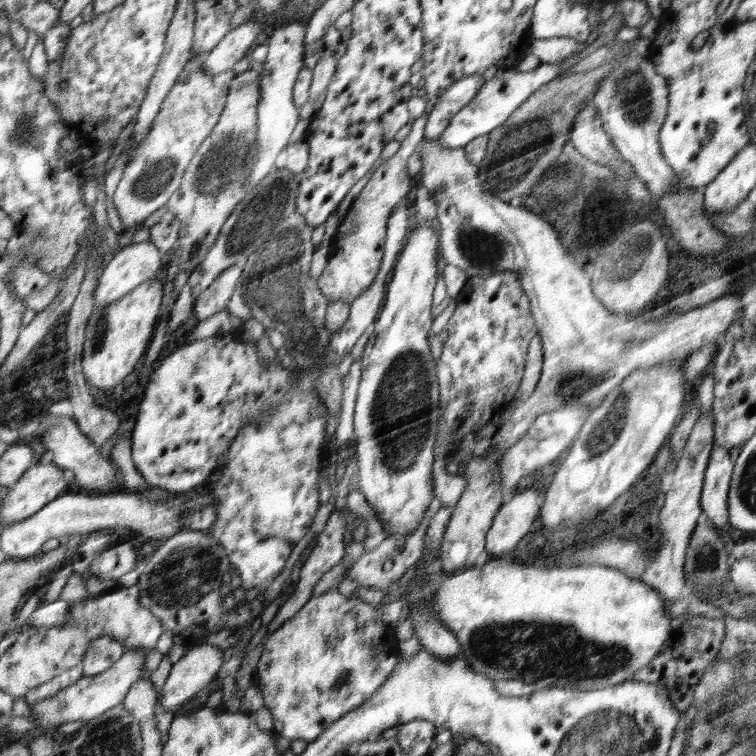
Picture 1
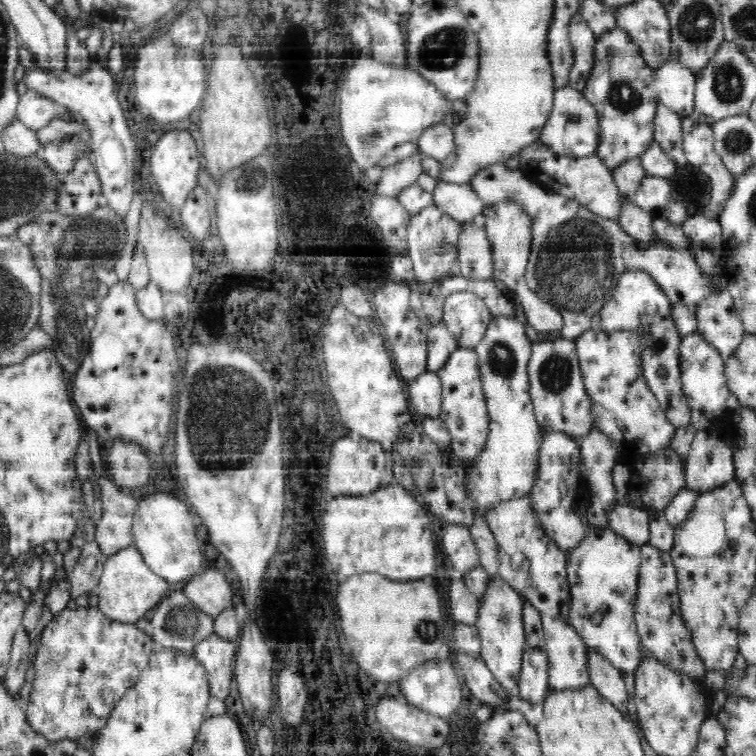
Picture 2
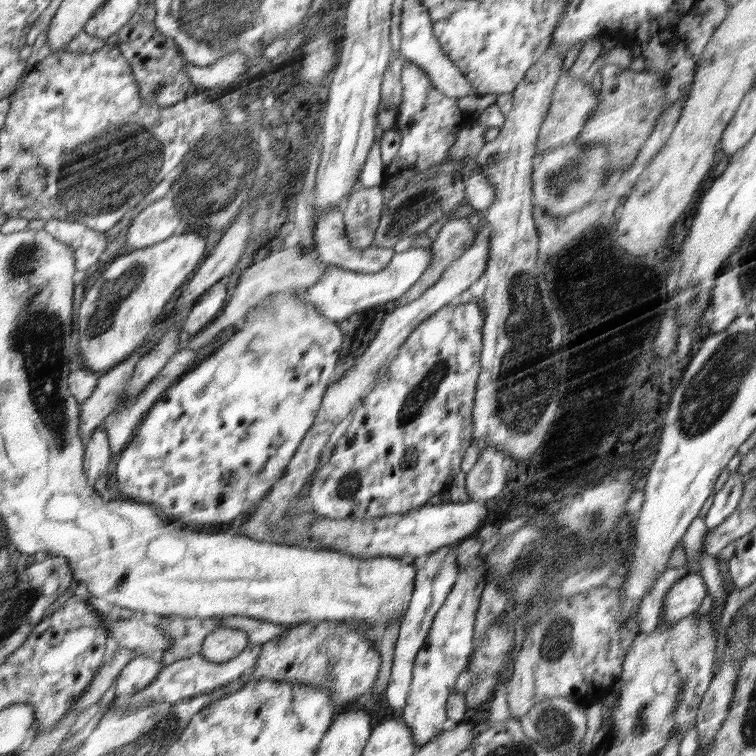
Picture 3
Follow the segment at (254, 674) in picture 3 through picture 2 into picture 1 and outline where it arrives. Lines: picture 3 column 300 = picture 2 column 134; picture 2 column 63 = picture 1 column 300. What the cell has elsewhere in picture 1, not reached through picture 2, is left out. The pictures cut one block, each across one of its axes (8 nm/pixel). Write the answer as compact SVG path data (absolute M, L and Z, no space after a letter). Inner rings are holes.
M337 590L312 597L296 617L280 626L262 646L258 662L258 688L264 706L273 718L273 732L292 741L315 741L340 717L360 708L368 698L379 692L380 686L396 670L396 656L384 644L384 638L372 630L372 622L384 622L378 610L358 597L348 598Z

